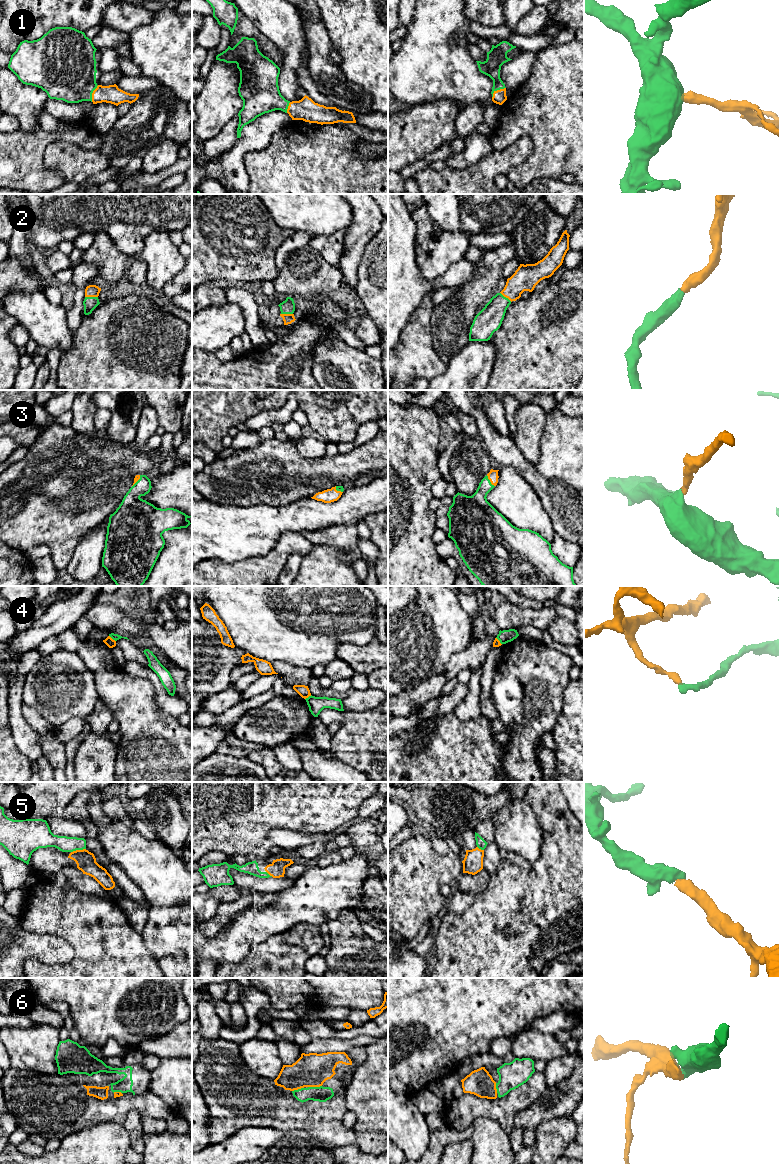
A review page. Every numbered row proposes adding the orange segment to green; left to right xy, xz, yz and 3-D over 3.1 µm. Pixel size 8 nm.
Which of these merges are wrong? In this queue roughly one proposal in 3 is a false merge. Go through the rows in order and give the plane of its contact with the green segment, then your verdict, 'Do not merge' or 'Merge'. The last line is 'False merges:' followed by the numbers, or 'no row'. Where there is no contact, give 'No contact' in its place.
1: Touches green in yz. Merge
2: Touches green in xy. Merge
3: Touches green in yz. Merge
4: Touches green in xy. Do not merge
5: Touches green in xy. Merge
6: Touches green in xz. Merge
False merges: 4

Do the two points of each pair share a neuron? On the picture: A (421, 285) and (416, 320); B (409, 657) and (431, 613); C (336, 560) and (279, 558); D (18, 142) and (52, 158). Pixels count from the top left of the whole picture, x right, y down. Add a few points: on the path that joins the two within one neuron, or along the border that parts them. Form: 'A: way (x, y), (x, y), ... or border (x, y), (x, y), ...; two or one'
A: border (433, 289), (423, 297), (405, 327); two
B: way (413, 646), (431, 628), (431, 624); one
C: border (312, 544), (309, 551), (303, 557); two
D: border (62, 140), (44, 152), (44, 164), (56, 172); two

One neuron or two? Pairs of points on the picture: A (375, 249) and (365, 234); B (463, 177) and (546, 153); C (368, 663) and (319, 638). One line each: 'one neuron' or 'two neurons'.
A: two neurons
B: two neurons
C: two neurons

